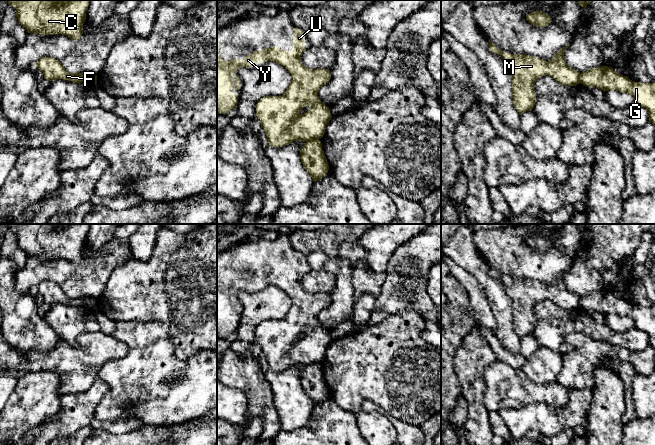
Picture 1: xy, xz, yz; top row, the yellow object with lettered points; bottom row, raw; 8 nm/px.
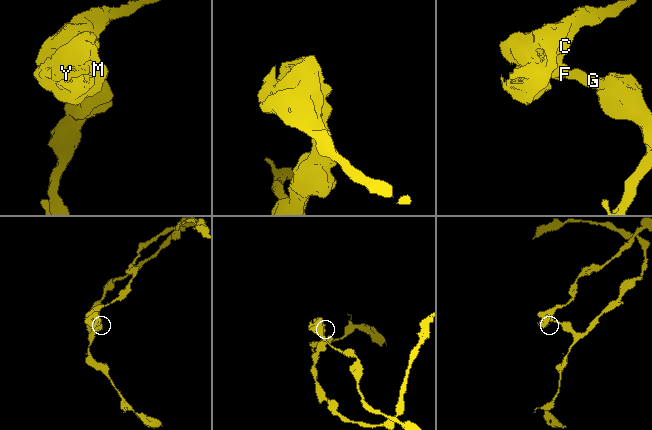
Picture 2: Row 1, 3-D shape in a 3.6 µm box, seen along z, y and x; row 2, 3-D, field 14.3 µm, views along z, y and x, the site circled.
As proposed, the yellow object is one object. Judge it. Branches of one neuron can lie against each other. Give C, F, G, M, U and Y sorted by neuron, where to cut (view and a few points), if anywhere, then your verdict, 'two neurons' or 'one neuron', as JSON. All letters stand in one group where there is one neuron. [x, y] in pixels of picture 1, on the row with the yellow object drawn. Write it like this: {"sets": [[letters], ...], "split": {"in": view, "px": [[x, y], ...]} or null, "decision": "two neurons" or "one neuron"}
{"sets": [["C", "F", "M", "U", "Y"], ["G"]], "split": {"in": "xz", "px": [[318, 138], [310, 138], [306, 141]]}, "decision": "two neurons"}

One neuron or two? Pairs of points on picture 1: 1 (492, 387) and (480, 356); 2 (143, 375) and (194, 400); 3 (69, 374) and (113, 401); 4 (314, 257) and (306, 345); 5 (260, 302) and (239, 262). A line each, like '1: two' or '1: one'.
1: two
2: one
3: two
4: two
5: two

